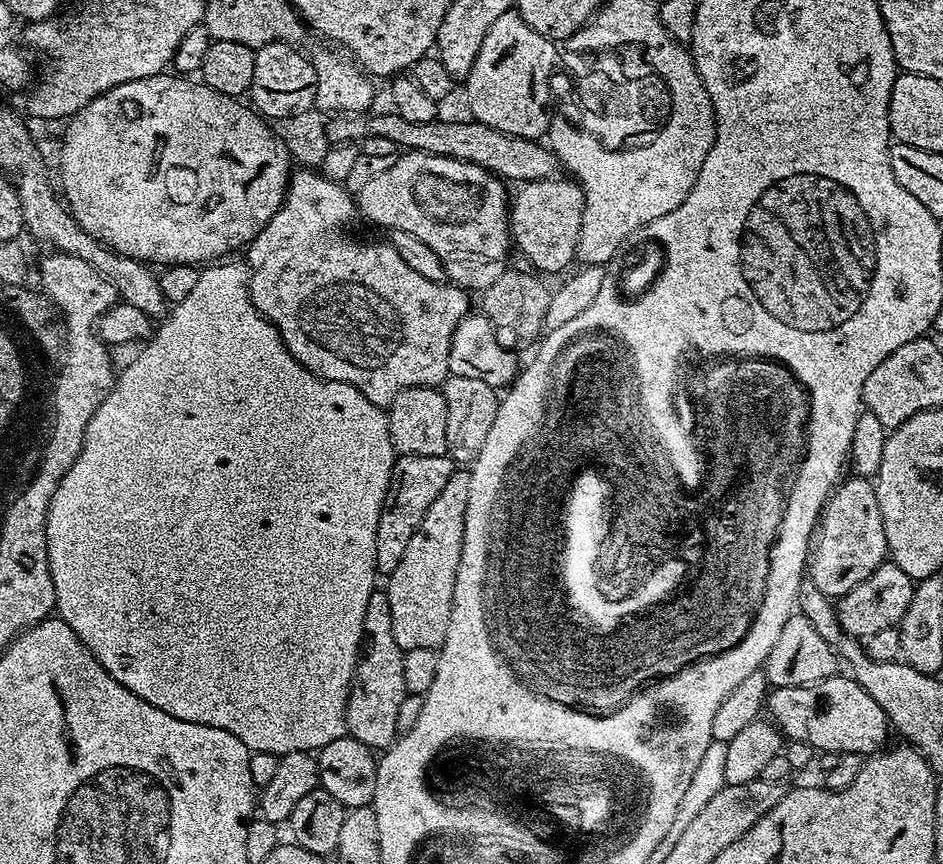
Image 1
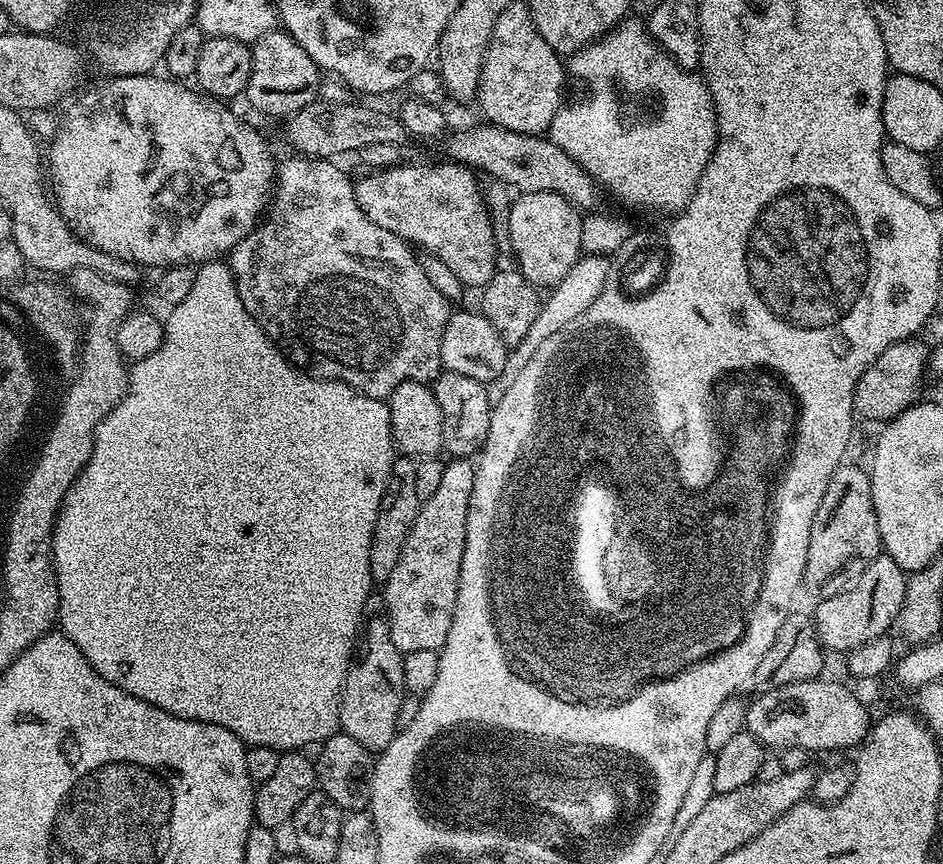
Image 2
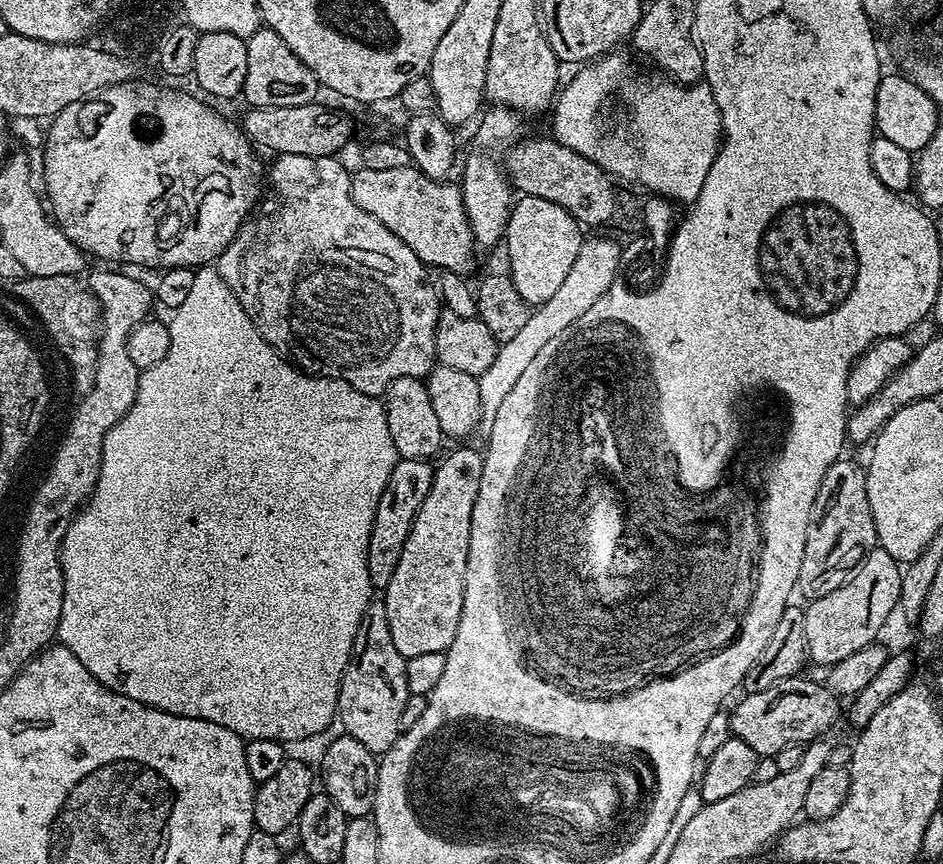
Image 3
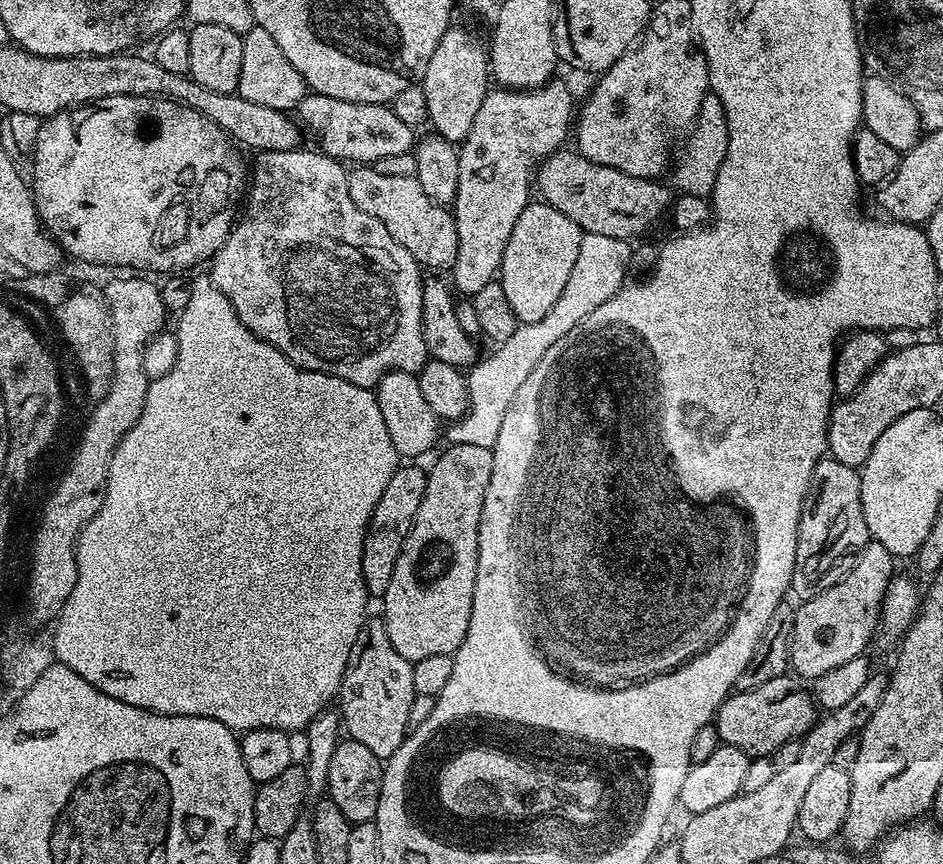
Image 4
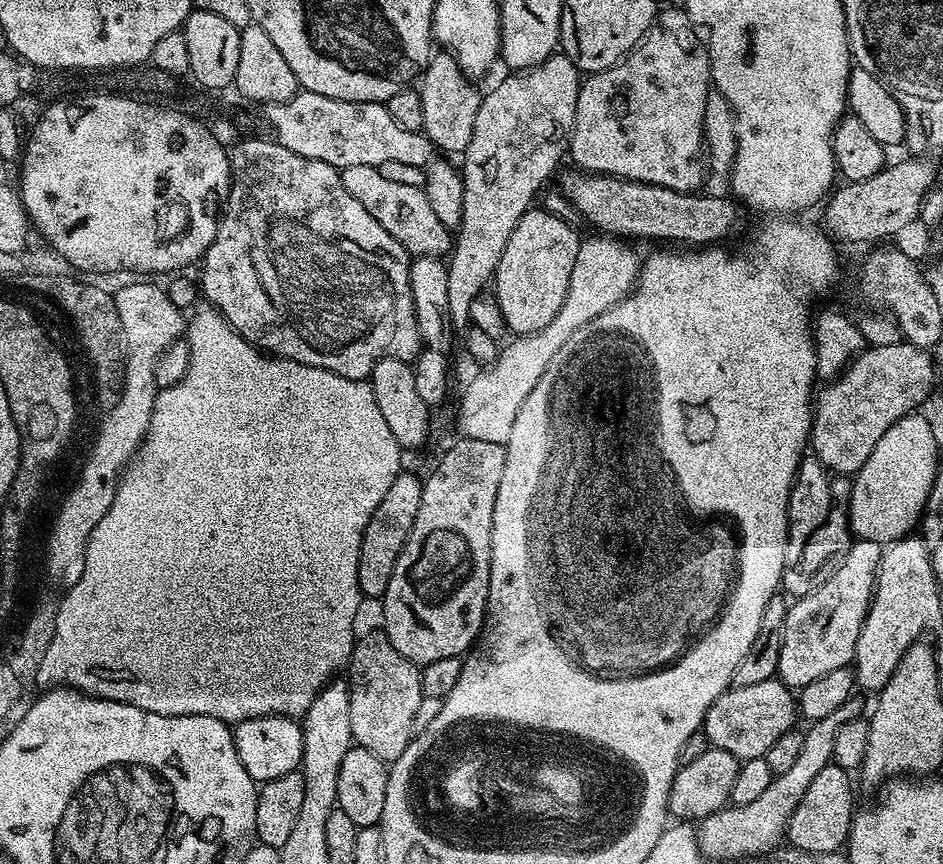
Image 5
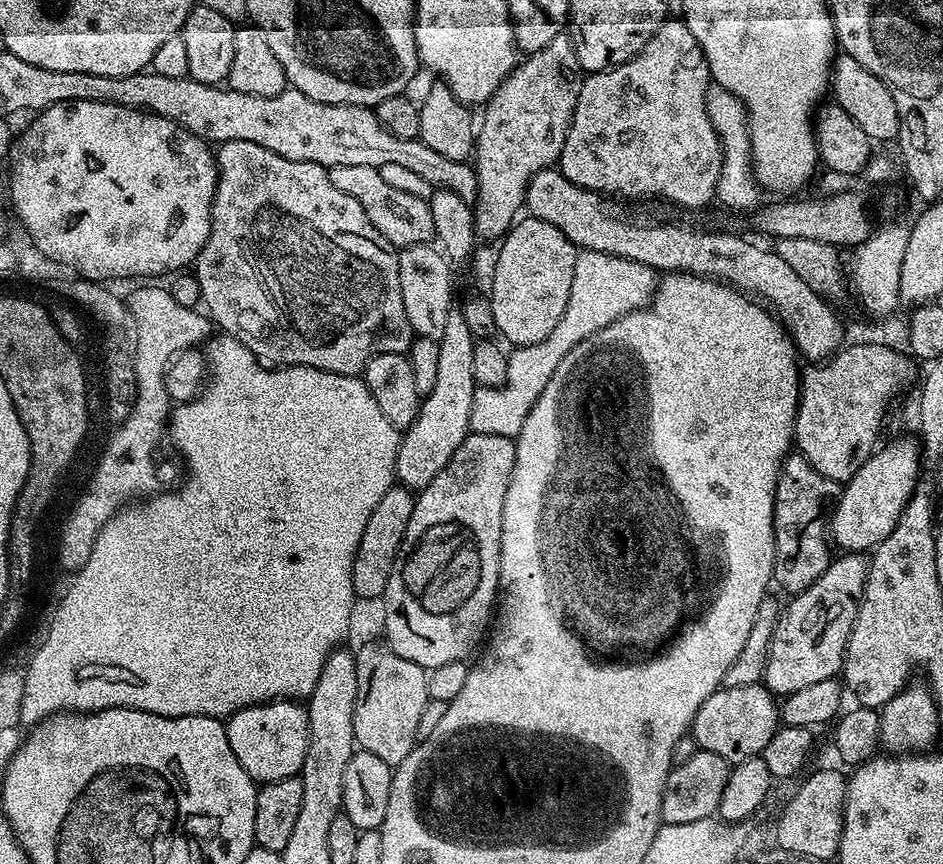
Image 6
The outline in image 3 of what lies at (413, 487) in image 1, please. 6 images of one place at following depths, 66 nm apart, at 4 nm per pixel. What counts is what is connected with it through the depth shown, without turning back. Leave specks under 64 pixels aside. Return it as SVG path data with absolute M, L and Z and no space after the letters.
M403 458L397 459L394 470L390 470L390 482L386 482L386 490L382 490L382 498L378 498L378 510L374 510L374 526L370 530L366 570L370 570L373 589L383 590L390 582L390 578L394 578L398 558L402 558L402 546L406 546L406 538L410 534L414 518L426 494L430 494L433 471L433 465L427 460Z

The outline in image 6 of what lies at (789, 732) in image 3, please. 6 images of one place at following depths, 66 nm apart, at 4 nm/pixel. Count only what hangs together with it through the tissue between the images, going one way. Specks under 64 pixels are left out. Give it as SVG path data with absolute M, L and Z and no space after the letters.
M763 683L737 688L717 688L694 714L690 733L696 740L699 751L718 754L729 762L739 762L759 756L766 742L774 738L776 729L781 727L780 704L777 697L764 687Z

